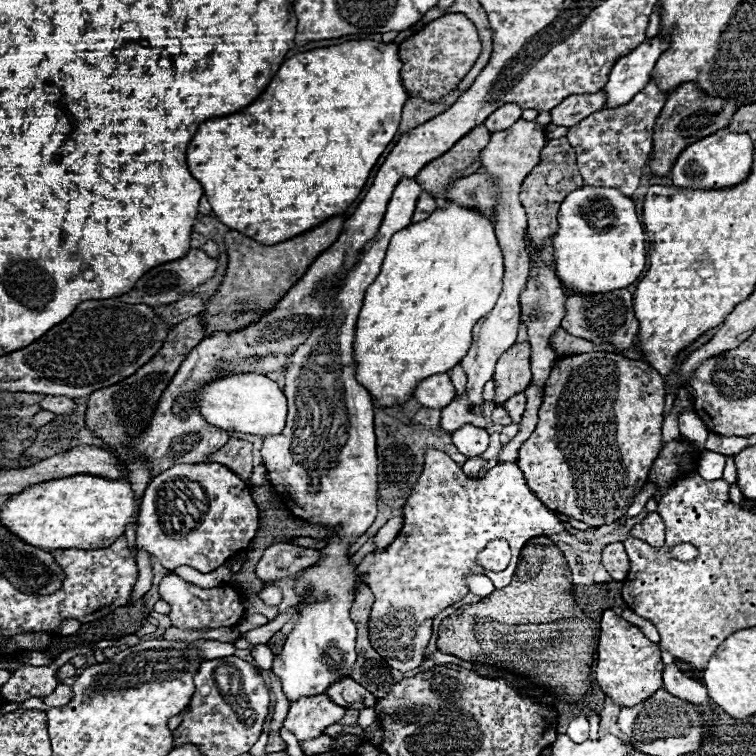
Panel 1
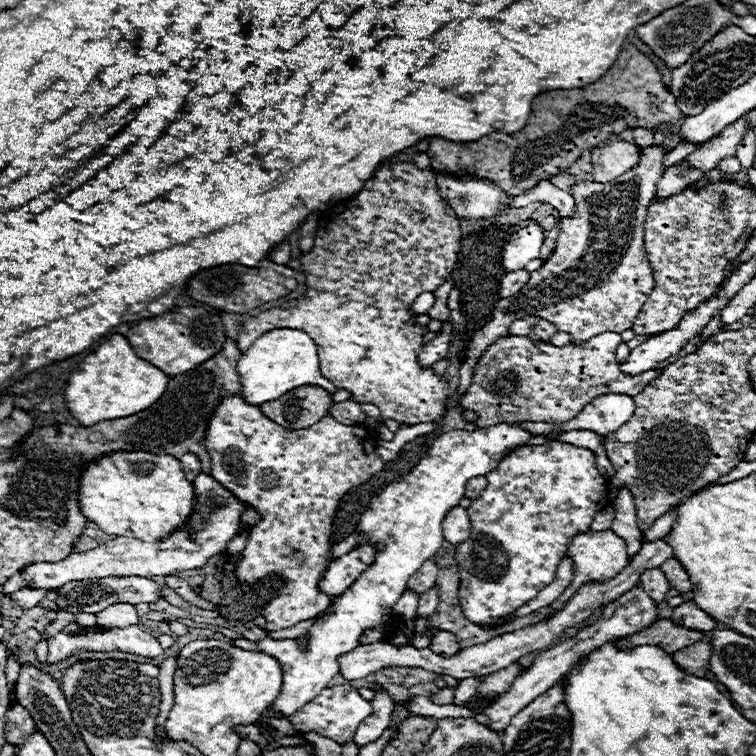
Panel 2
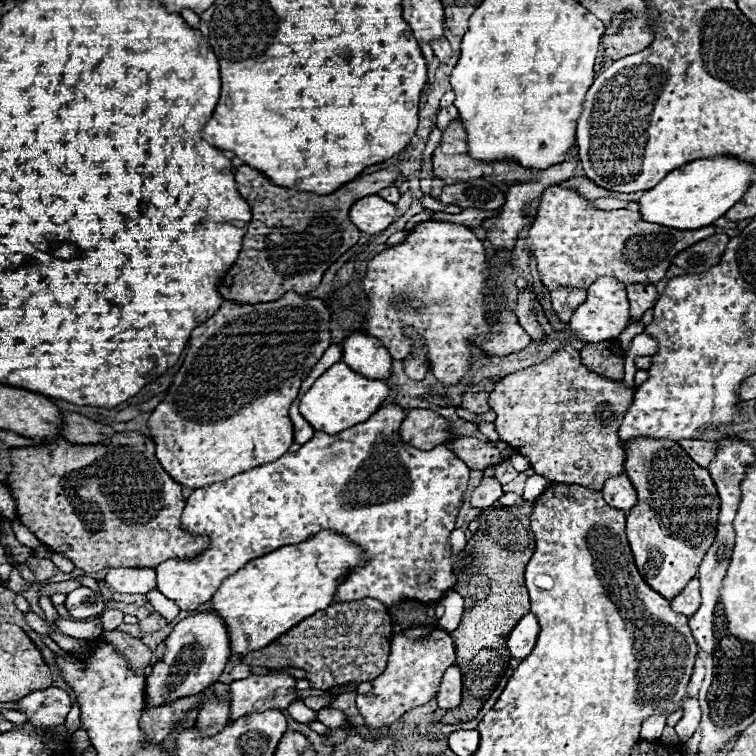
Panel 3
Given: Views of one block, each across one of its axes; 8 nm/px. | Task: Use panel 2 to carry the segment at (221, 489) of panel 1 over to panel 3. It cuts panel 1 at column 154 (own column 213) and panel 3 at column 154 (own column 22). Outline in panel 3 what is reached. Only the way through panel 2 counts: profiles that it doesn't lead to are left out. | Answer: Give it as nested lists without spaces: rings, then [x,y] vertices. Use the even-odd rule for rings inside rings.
[[[110,568],[106,586],[122,594],[146,594],[154,590],[156,570],[152,568]]]

